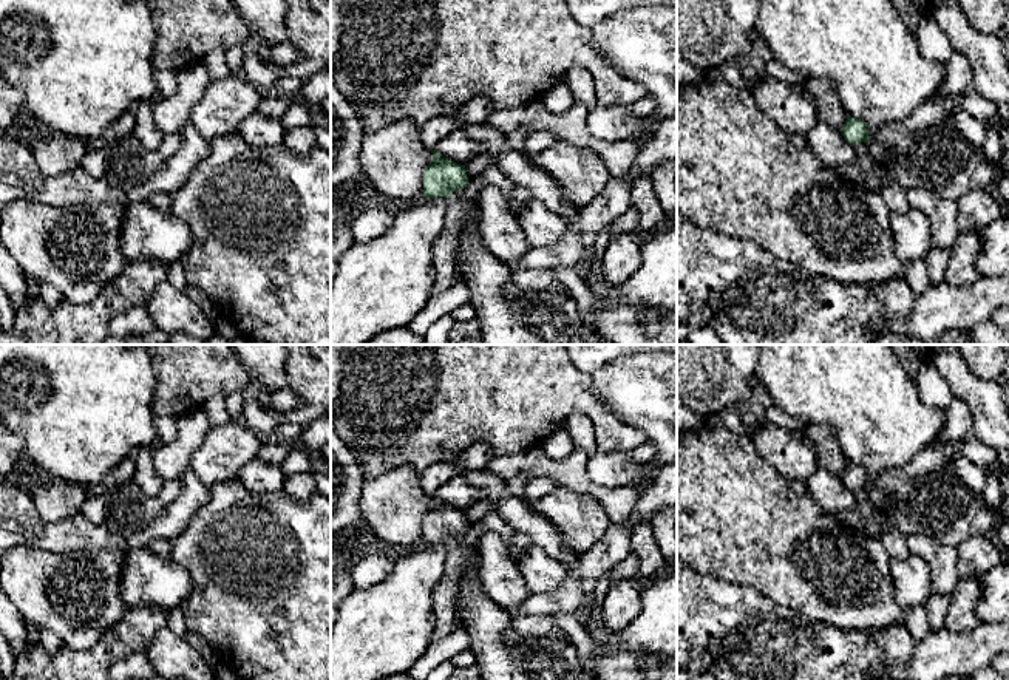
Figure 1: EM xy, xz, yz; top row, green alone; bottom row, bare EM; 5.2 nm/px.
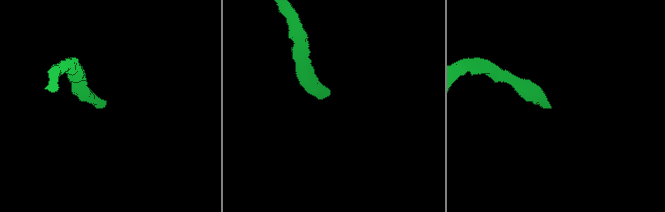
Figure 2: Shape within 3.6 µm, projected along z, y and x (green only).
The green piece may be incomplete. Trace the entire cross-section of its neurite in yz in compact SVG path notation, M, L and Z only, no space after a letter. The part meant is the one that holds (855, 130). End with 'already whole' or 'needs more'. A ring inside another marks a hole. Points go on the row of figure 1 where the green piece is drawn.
M933 96L899 122L867 125L864 121L848 116L839 130L844 139L854 145L870 138L882 142L887 148L907 148L918 138L932 133L958 134L949 117L963 110L964 96Z | needs more

